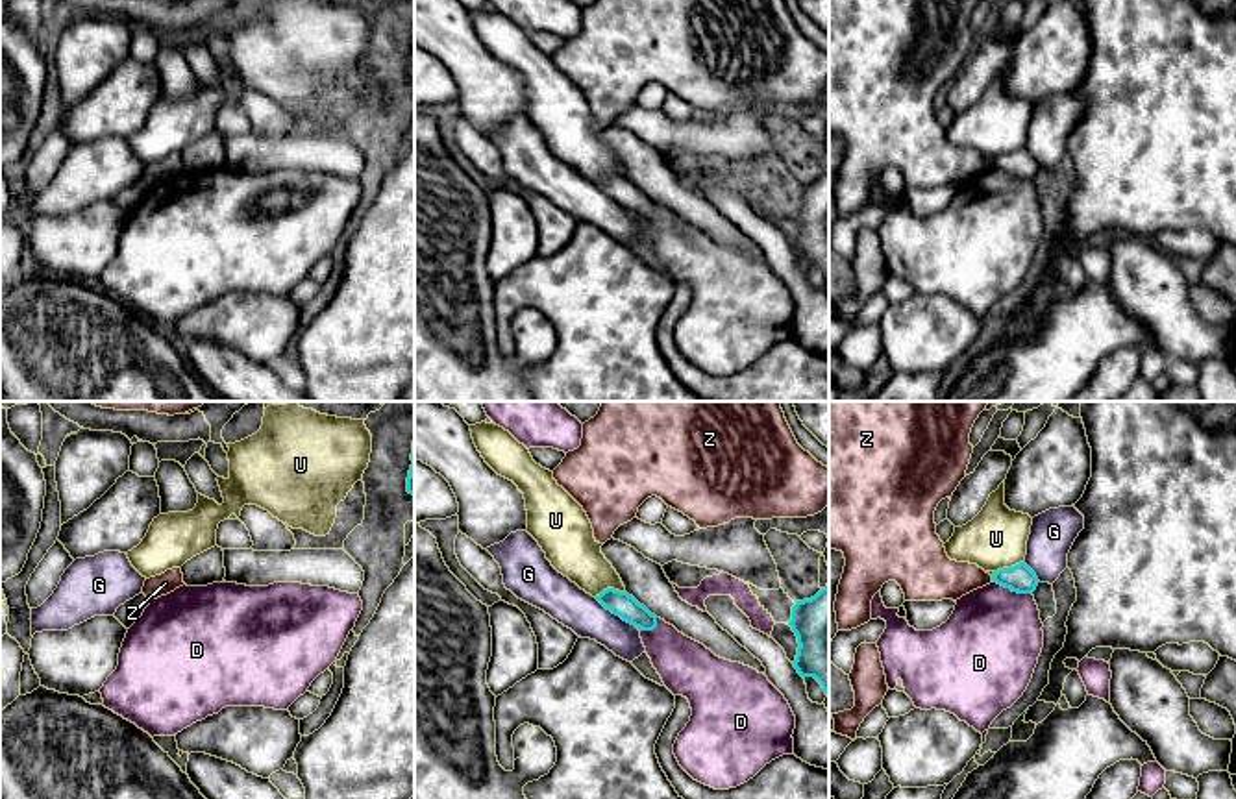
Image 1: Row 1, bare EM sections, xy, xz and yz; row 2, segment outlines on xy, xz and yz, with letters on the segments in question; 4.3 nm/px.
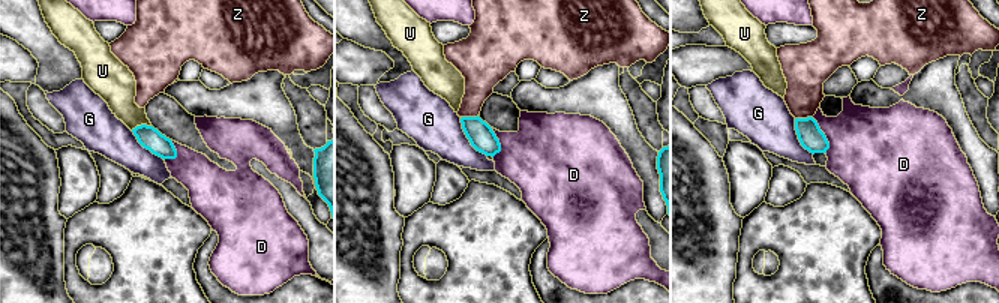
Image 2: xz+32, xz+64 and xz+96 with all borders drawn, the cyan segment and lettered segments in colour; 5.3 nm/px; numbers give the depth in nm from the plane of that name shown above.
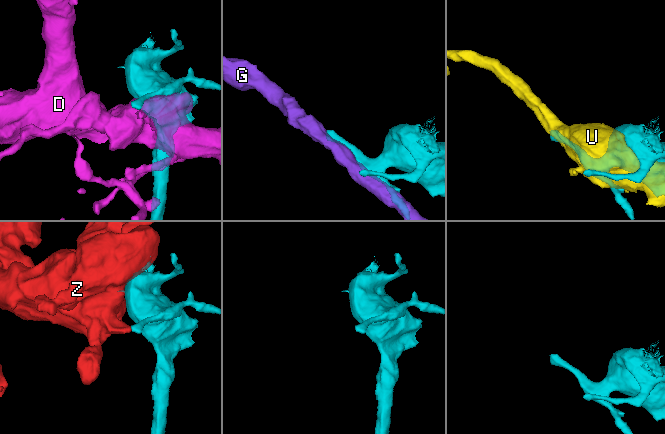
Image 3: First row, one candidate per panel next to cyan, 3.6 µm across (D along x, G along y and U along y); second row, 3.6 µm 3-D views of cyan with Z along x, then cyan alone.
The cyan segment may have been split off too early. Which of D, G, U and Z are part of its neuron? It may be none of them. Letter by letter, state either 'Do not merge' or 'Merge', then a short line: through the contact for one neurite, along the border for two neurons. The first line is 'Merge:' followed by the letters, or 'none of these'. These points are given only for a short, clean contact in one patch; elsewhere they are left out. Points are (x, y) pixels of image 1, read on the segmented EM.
Merge: none of these
D: Do not merge
G: Do not merge
U: Do not merge
Z: Do not merge

